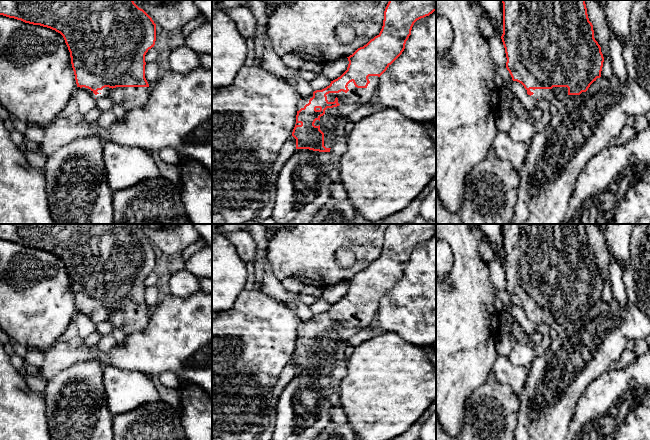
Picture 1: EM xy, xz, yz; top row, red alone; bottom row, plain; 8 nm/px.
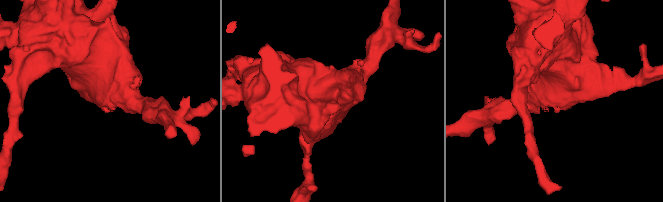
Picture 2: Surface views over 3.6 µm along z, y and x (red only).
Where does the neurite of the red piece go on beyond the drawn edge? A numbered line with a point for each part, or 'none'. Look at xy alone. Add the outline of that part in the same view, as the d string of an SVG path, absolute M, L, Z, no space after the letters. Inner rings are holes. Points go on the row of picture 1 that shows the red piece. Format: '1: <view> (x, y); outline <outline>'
1: xy (130, 98); outline M82 87L93 98L109 97L114 103L121 105L126 111L142 108L148 105L150 90L149 87L105 87L98 90L95 95L93 91L88 88Z

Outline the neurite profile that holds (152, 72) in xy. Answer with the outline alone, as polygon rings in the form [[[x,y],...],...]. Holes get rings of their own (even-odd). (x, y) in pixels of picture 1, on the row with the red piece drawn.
[[[157,62],[147,63],[145,65],[145,78],[149,85],[154,85],[160,78],[161,71]]]

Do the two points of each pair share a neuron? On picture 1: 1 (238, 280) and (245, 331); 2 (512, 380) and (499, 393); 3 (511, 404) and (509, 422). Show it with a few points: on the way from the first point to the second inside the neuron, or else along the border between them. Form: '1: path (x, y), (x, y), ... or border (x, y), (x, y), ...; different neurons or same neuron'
1: border (244, 289), (239, 293), (234, 304), (226, 310); different neurons
2: border (496, 379), (506, 384), (518, 397); different neurons
3: path (509, 408), (509, 418); same neuron

